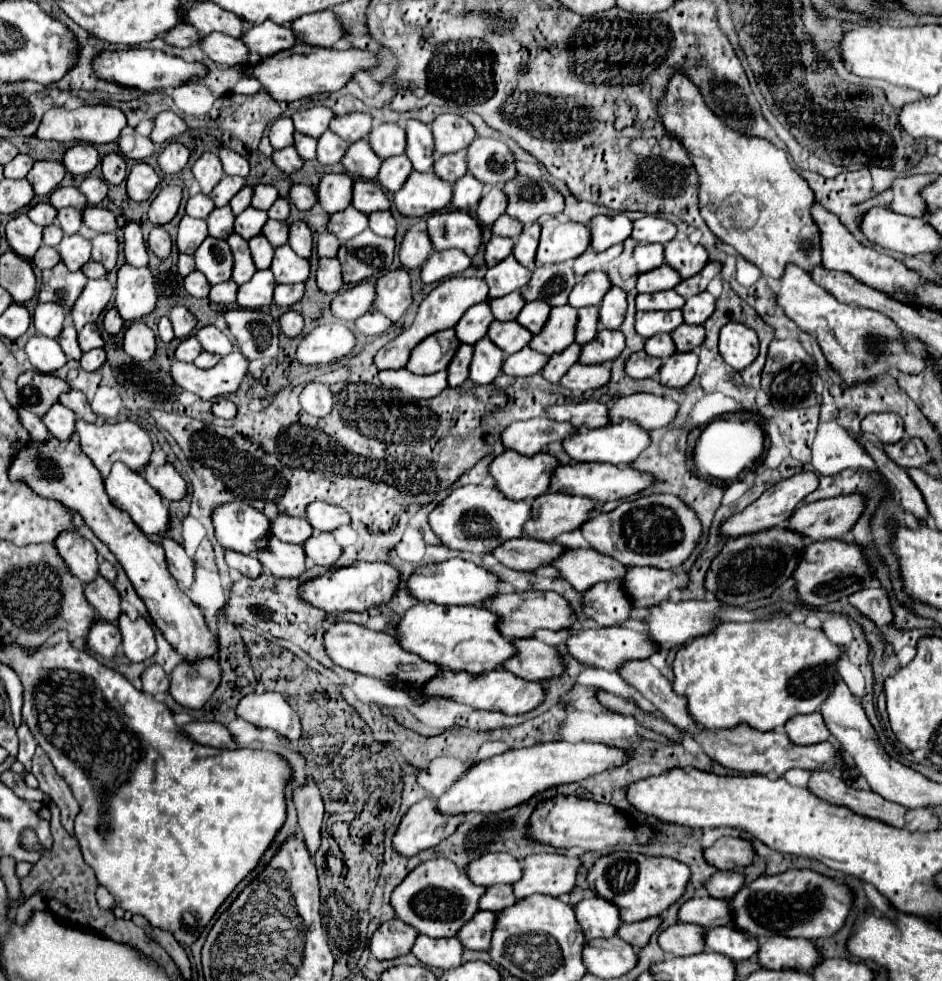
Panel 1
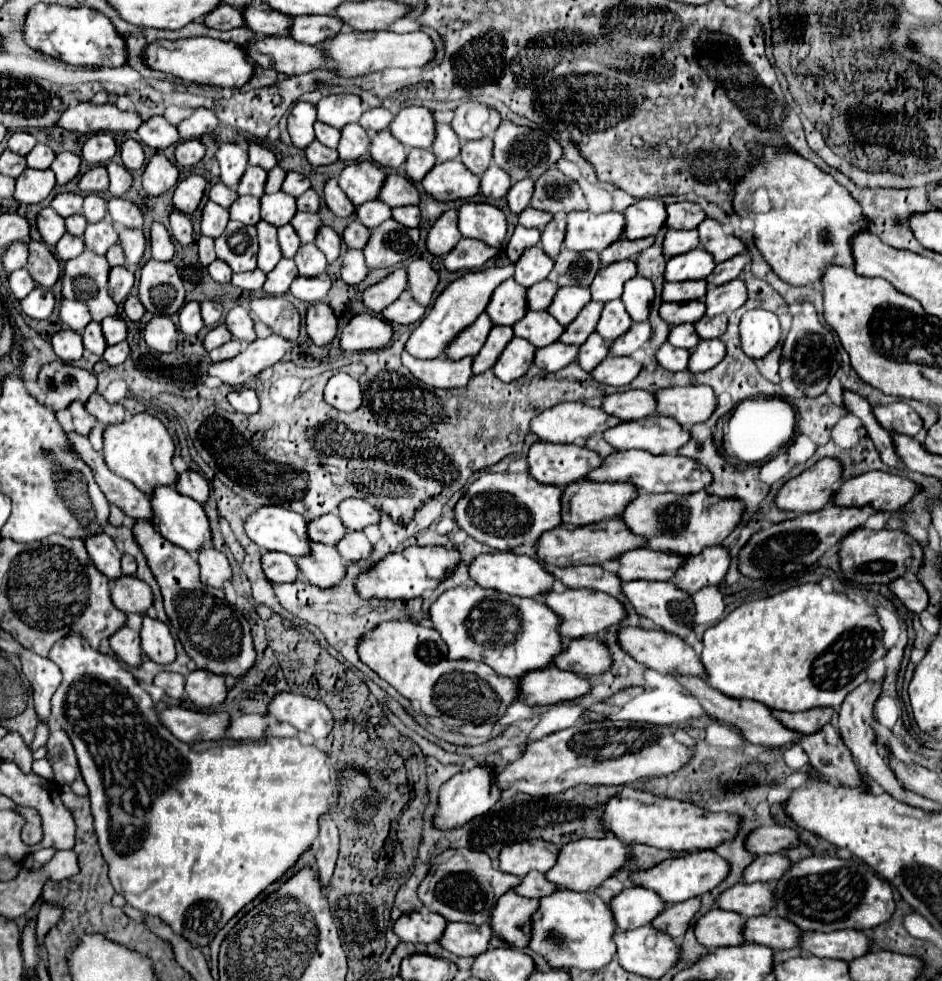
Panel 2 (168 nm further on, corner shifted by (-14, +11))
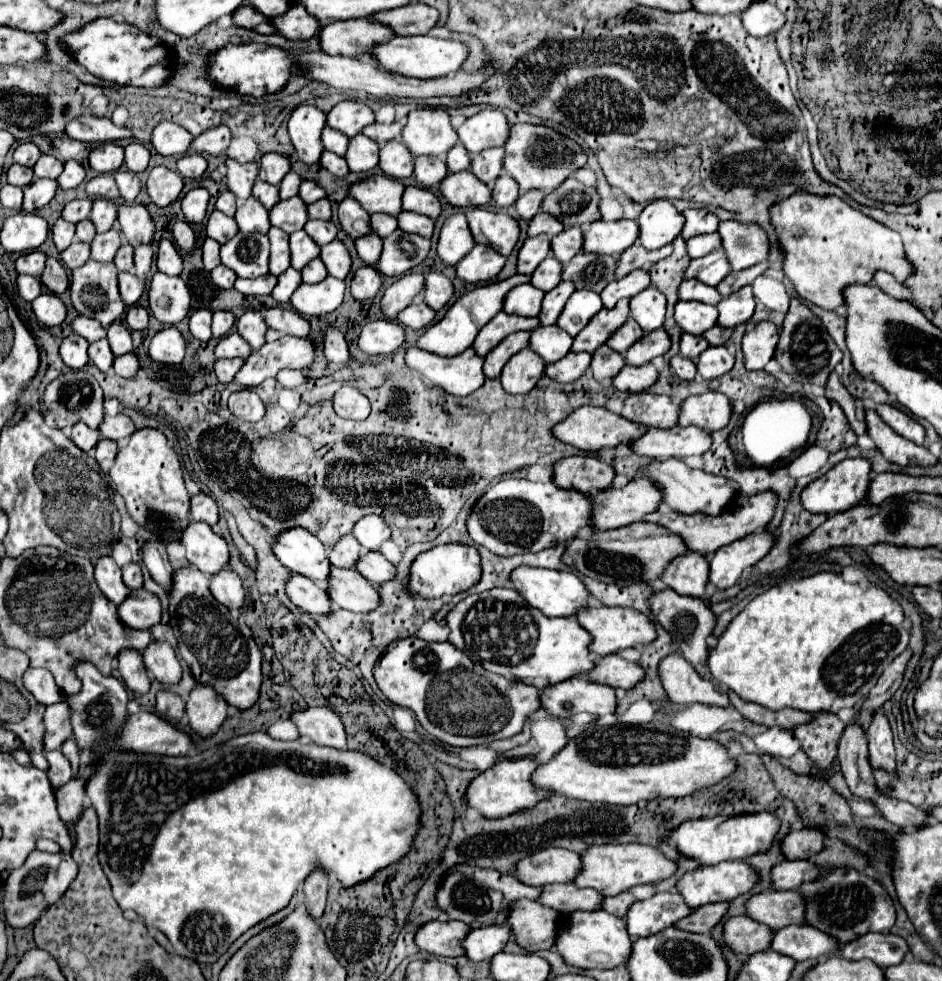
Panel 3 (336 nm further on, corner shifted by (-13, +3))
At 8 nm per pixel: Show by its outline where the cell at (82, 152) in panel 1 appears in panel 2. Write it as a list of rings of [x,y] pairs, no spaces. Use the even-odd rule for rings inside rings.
[[[98,132],[90,136],[82,146],[82,158],[90,164],[106,164],[116,154],[116,142],[112,136]]]

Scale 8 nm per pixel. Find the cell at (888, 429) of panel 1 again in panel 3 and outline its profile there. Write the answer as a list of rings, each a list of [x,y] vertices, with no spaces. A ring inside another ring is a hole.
[[[879,404],[877,408],[877,414],[881,416],[883,422],[887,422],[897,434],[901,434],[903,438],[915,442],[915,444],[923,444],[923,438],[925,438],[925,430],[919,422],[915,422],[911,416],[907,416],[905,412],[897,410],[895,406],[891,404]]]

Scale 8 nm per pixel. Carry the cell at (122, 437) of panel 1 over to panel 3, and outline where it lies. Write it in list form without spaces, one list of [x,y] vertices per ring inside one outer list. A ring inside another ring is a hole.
[[[155,428],[137,430],[129,440],[121,444],[119,454],[115,458],[115,466],[111,468],[109,476],[115,482],[117,492],[123,496],[127,512],[139,526],[141,534],[151,534],[153,538],[165,544],[181,540],[181,532],[191,524],[191,496],[185,488],[181,462],[175,450],[167,444],[163,432]]]

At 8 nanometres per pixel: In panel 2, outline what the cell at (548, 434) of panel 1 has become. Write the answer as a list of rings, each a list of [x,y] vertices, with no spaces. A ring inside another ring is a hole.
[[[580,402],[556,404],[530,422],[530,430],[544,442],[574,442],[576,438],[588,438],[594,432],[604,432],[616,426],[620,420],[602,412],[600,408],[590,408]]]

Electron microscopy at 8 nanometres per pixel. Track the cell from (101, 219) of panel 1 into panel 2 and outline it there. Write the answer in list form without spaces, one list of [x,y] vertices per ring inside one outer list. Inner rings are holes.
[[[110,198],[108,200],[108,214],[116,226],[122,228],[142,228],[142,212],[140,208],[124,198]]]

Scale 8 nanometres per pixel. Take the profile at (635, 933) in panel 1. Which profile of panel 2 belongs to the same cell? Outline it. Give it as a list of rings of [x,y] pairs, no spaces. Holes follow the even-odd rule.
[[[690,898],[686,902],[668,906],[668,908],[664,908],[664,912],[660,912],[652,920],[652,926],[666,932],[668,936],[672,936],[680,944],[684,938],[684,932],[688,928],[688,922],[698,912],[698,908],[700,908],[700,898]]]

